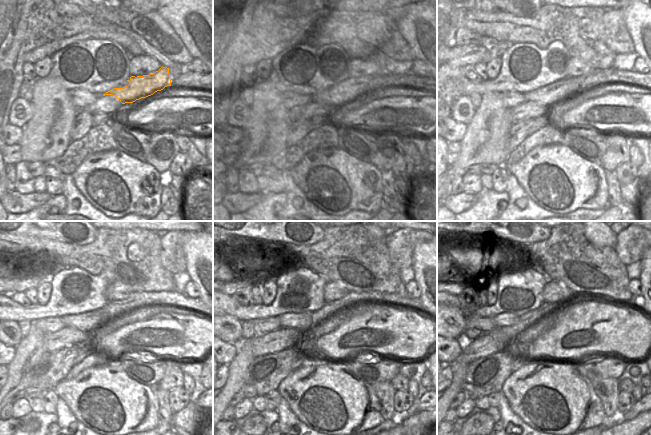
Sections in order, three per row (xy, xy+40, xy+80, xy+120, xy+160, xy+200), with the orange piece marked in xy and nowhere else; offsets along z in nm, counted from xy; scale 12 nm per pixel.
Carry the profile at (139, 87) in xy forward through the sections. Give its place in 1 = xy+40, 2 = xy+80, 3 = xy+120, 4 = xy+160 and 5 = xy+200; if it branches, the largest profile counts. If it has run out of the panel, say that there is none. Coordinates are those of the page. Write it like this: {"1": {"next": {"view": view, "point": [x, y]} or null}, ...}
{"1": {"next": {"view": "xy+40", "point": [384, 76]}}, "2": {"next": {"view": "xy+80", "point": [544, 96]}}, "3": {"next": {"view": "xy+120", "point": [84, 322]}}, "4": {"next": {"view": "xy+160", "point": [302, 321]}}, "5": {"next": {"view": "xy+200", "point": [506, 319]}}}

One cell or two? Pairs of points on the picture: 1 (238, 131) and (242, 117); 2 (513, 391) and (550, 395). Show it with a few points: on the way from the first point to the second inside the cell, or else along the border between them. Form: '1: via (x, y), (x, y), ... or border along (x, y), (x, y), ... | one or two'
1: border along (230, 120), (244, 127) | two
2: via (522, 391), (541, 392) | one

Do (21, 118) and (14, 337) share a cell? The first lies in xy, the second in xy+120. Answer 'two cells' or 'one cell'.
one cell

